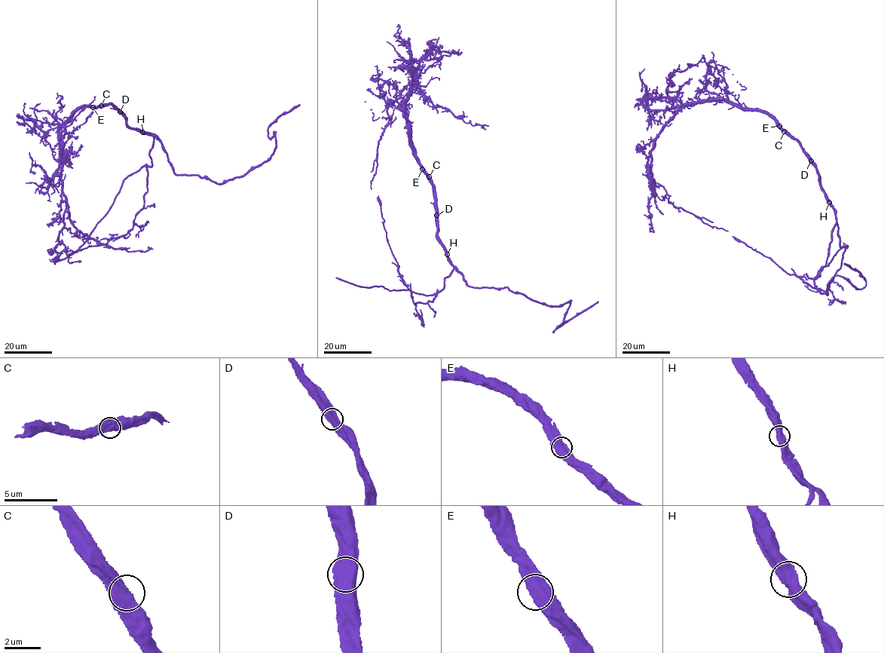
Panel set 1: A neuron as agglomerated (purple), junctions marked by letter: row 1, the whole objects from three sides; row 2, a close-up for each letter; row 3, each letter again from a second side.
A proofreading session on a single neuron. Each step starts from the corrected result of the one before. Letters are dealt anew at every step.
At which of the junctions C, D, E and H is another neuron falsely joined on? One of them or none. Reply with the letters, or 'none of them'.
none of them

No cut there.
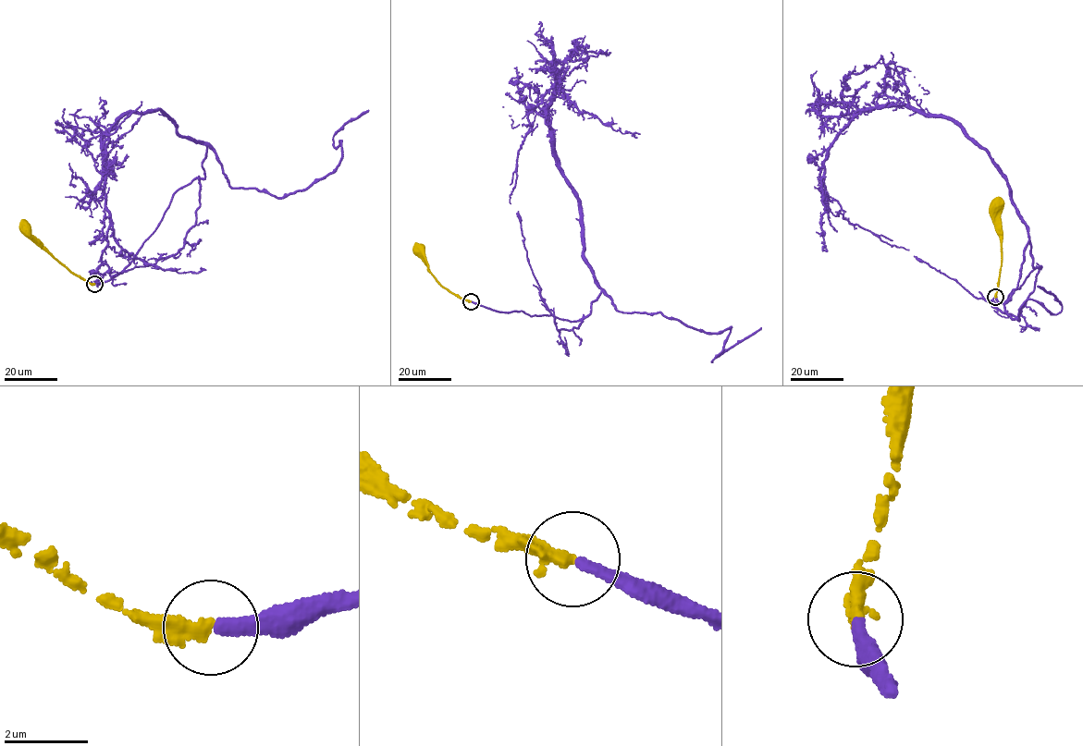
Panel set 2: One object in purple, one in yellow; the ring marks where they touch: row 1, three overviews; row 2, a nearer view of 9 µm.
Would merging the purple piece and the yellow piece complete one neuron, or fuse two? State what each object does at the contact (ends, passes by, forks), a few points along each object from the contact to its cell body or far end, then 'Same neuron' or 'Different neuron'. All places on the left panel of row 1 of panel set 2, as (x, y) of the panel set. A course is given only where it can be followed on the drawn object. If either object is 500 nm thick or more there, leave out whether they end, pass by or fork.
At the ring purple ends. At the ring yellow ends. Course of purple: (95, 284), (204, 178), (206, 145), (157, 108), (121, 116), (100, 146), (103, 276). Course of yellow: (94, 284), (72, 274), (41, 248), (26, 229). Same neuron

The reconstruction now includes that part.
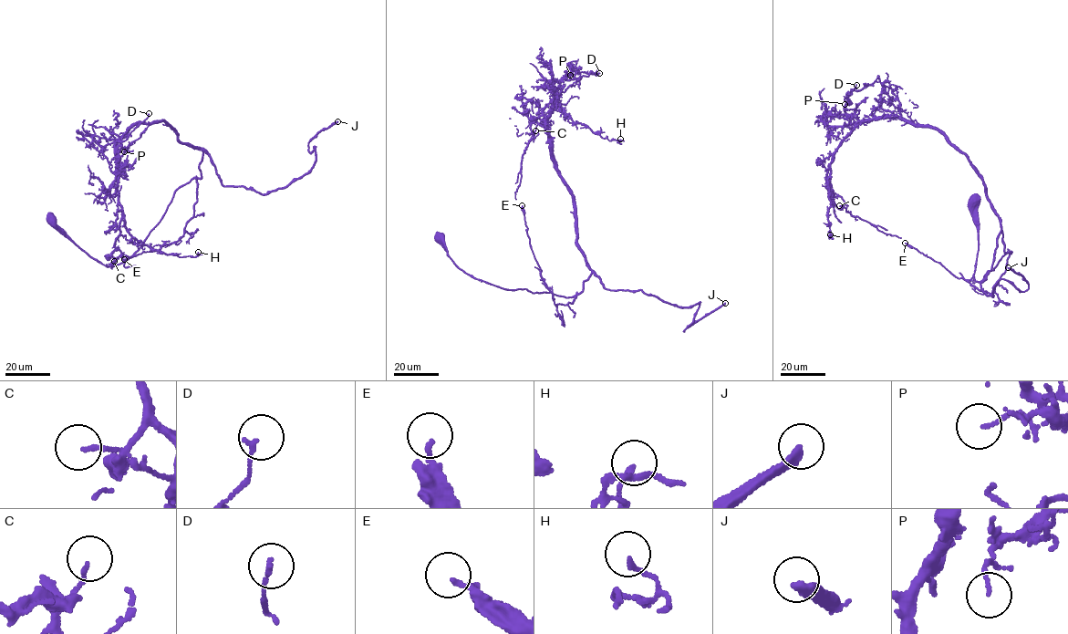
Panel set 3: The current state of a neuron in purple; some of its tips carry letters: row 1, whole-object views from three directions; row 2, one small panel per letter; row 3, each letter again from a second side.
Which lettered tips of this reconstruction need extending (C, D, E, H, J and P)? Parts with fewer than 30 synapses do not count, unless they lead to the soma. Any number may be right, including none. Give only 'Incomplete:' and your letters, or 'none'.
Incomplete: J

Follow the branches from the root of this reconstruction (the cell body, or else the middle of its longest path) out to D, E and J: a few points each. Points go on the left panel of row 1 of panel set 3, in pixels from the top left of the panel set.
D: (52, 221), (103, 265), (140, 247), (201, 178), (202, 155), (161, 119), (131, 126), (117, 164), (149, 113)
E: (52, 221), (90, 256), (117, 265), (140, 247), (174, 192), (195, 179), (193, 216), (181, 238), (124, 259)
J: (52, 221), (119, 265), (201, 178), (203, 151), (224, 186), (269, 193), (307, 172), (308, 141), (337, 121)

